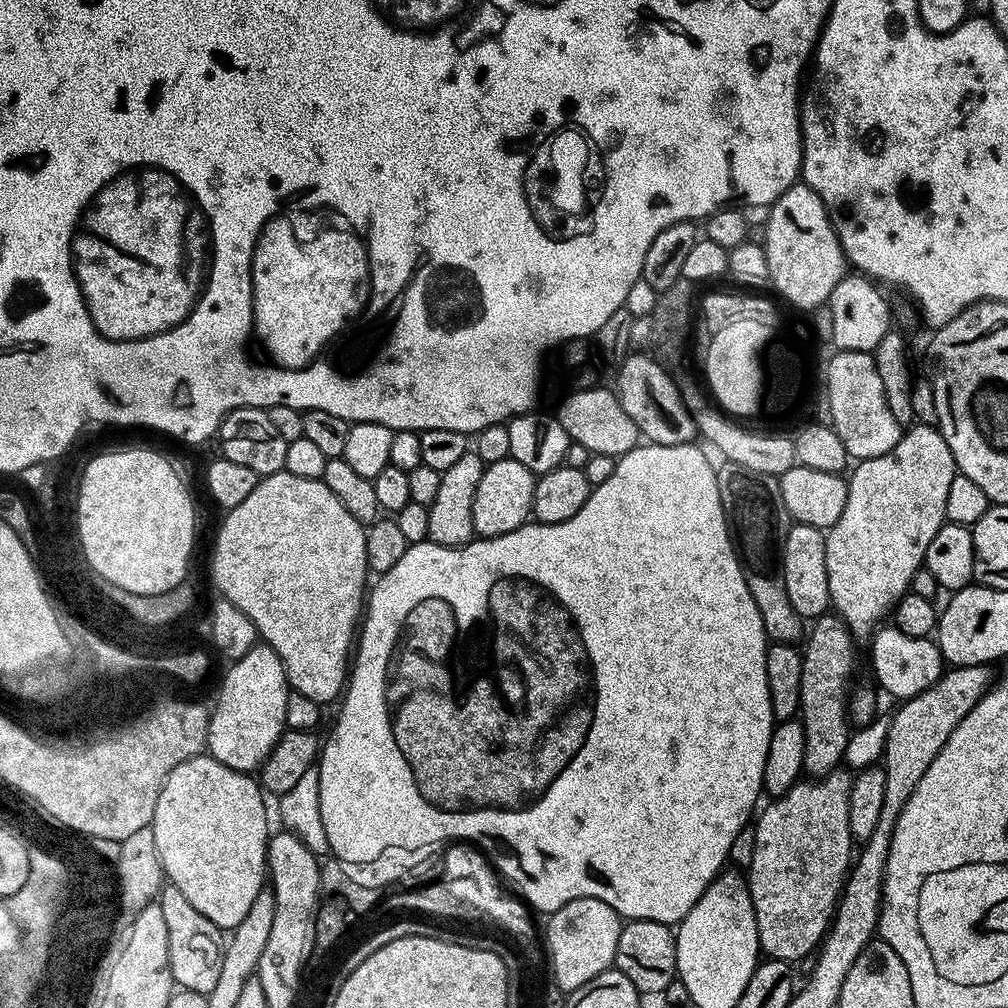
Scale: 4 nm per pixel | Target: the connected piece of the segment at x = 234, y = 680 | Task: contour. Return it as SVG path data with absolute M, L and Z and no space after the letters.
M257 642L242 658L227 665L228 673L220 684L220 693L216 696L216 709L213 707L208 722L207 751L218 762L230 766L239 772L255 773L271 754L276 743L286 731L286 698L290 691L288 675L282 658L270 645Z

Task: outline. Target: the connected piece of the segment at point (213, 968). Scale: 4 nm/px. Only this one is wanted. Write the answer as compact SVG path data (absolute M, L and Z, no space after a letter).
M170 882L160 889L158 902L162 906L162 915L166 921L166 942L173 981L181 989L207 996L210 990L214 990L218 974L222 970L224 949L221 929L217 928L214 922L210 922L210 918L198 914L198 910L194 910L194 906L186 902L182 890L178 890Z

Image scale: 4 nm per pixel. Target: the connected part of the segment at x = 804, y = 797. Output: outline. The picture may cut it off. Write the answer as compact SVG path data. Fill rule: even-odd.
M839 767L835 768L830 774L819 778L801 779L790 790L786 790L786 794L769 799L767 801L769 804L764 809L761 807L758 815L755 817L756 837L754 838L754 858L748 863L746 879L748 882L748 893L752 895L752 905L756 915L760 951L765 957L789 962L797 962L796 960L802 959L803 956L809 955L808 957L811 957L817 951L818 945L823 941L831 925L836 905L848 875L848 869L854 859L854 841L850 834L850 790L852 789L853 773L851 771L844 771L843 767Z

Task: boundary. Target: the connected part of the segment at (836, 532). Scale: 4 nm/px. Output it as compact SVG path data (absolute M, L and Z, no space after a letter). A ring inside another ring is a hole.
M920 422L915 426L909 427L907 431L900 437L900 441L891 448L886 454L878 454L878 458L870 458L869 460L859 461L853 470L852 476L847 477L848 481L848 497L846 498L846 510L842 510L842 518L838 518L838 522L834 522L834 526L827 529L824 537L824 545L826 546L826 574L830 582L830 598L832 599L831 607L834 609L835 615L844 621L848 631L853 637L864 638L871 637L877 628L881 627L884 615L891 613L895 609L896 604L909 591L914 574L920 568L924 567L924 555L926 554L926 546L930 546L930 541L934 539L934 534L938 534L938 530L945 524L944 515L946 514L946 493L950 490L950 482L954 482L954 478L958 475L954 456L950 454L950 448L946 446L946 442L942 438L940 429L928 422Z

